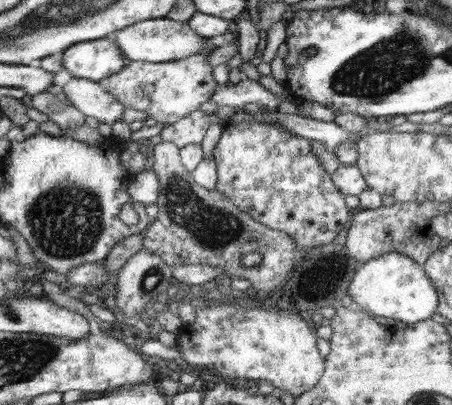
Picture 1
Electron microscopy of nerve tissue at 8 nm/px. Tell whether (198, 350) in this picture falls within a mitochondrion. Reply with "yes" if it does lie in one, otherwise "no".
no

